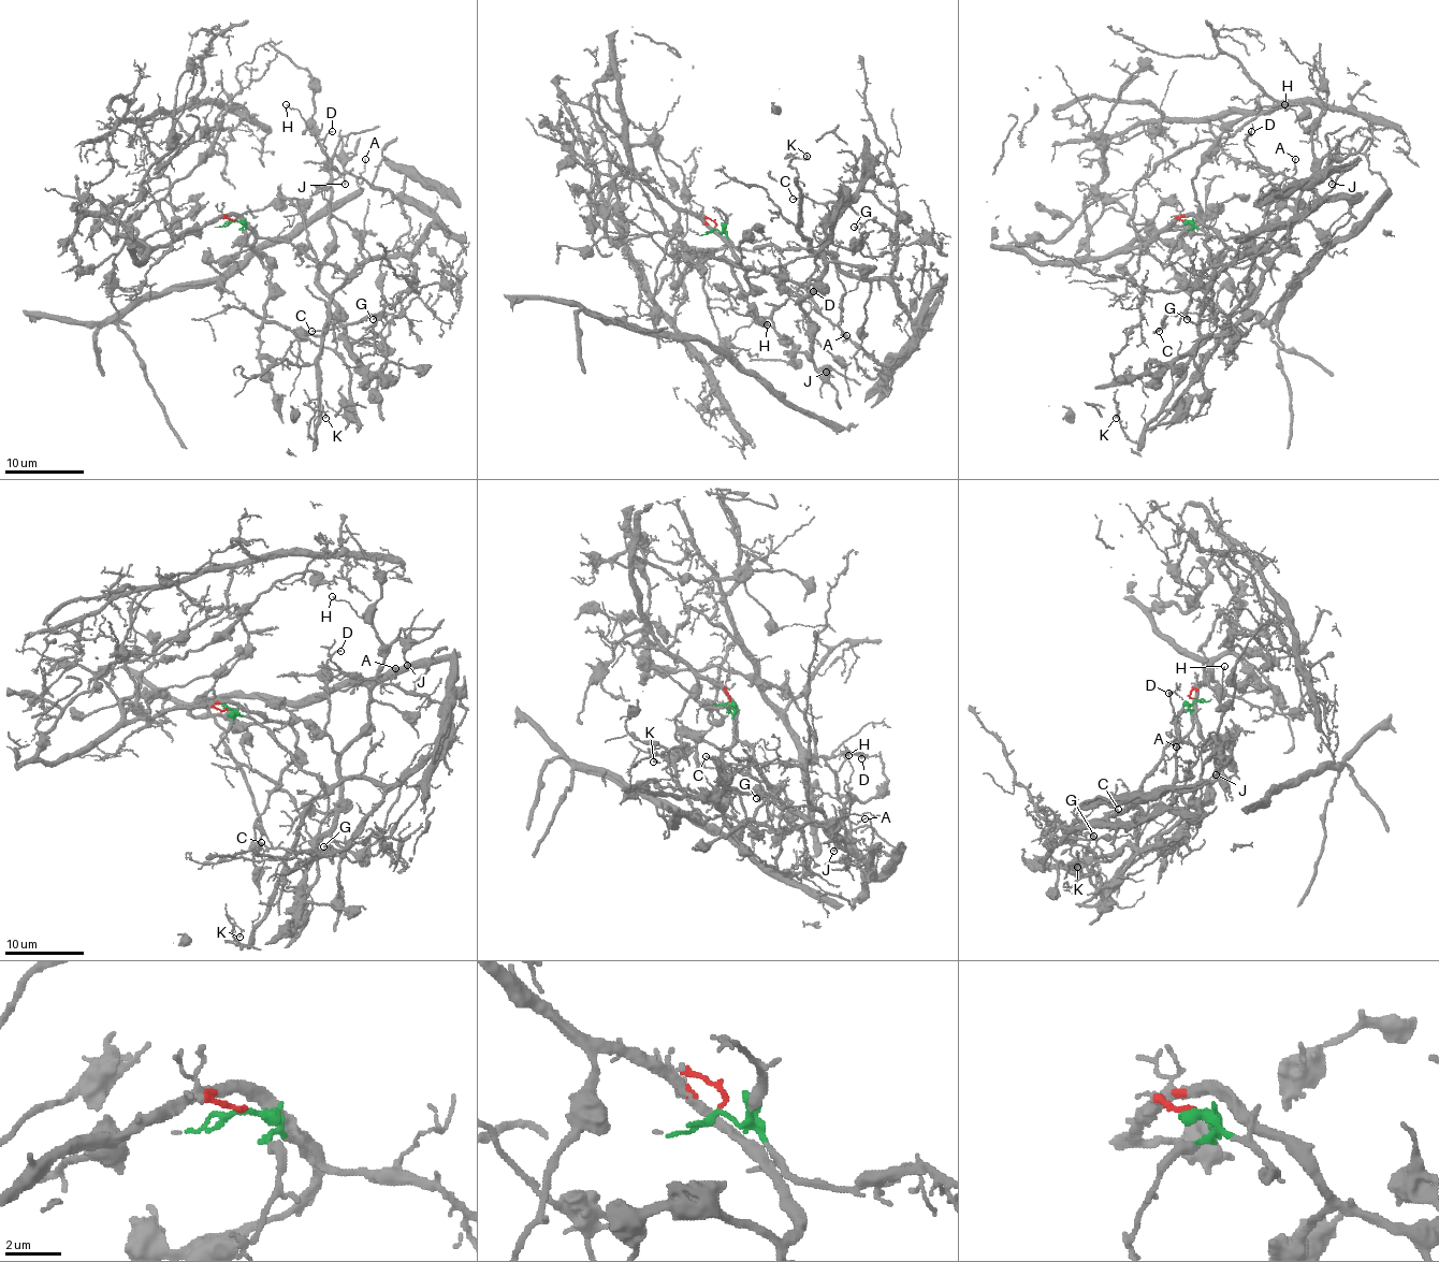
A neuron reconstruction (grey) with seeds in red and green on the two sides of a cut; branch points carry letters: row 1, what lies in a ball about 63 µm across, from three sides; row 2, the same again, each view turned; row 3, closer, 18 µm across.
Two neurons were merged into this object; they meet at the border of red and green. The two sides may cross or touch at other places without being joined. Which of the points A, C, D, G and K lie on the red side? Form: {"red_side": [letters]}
{"red_side": []}

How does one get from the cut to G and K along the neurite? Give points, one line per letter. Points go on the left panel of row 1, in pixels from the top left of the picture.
G: (232, 221), (347, 273), (374, 257), (413, 264), (402, 312), (372, 320)
K: (232, 221), (256, 237), (291, 243), (347, 276), (329, 306), (317, 441), (309, 420), (317, 410), (324, 418)

